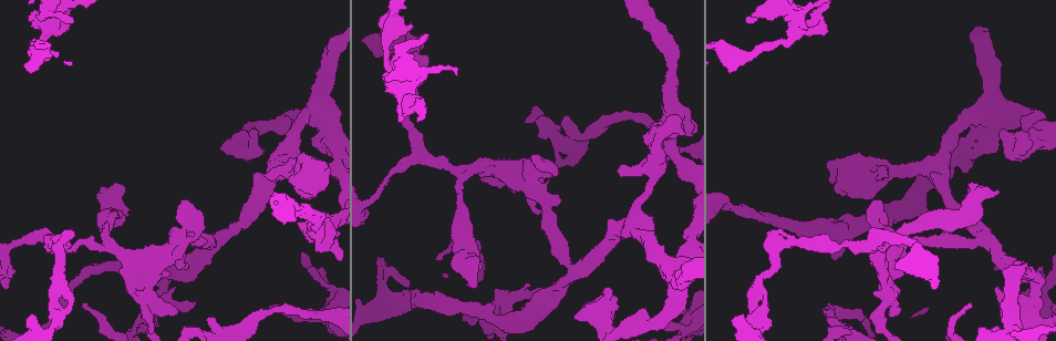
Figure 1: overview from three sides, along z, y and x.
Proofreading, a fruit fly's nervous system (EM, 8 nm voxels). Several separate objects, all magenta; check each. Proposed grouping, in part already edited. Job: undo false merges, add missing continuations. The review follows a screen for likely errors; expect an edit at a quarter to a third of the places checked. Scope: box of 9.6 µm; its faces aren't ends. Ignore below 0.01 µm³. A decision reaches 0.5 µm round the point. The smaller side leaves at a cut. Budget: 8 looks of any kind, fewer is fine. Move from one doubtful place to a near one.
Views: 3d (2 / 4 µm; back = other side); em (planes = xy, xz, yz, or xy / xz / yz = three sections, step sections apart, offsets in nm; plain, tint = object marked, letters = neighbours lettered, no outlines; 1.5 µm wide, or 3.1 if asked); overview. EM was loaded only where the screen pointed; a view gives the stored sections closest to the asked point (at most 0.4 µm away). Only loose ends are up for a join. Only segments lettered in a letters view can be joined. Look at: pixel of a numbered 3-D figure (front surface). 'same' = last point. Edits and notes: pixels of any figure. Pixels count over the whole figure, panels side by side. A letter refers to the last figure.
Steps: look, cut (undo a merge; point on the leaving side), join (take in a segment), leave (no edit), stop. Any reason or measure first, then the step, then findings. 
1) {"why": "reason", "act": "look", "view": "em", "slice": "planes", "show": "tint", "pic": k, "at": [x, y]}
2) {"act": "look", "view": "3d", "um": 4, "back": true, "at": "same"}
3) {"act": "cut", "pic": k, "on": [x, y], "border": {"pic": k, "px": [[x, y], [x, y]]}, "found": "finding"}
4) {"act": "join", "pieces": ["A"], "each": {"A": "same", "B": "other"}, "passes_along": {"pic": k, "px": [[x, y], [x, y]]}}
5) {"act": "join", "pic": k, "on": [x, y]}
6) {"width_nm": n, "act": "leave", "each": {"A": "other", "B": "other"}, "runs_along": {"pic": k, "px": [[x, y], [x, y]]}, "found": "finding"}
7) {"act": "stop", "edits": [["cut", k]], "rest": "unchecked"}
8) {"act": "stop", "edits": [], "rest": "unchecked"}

{"why": "branch stops here", "act": "look", "view": "3d", "um": 2, "back": true, "pic": 1, "at": [307, 269]}

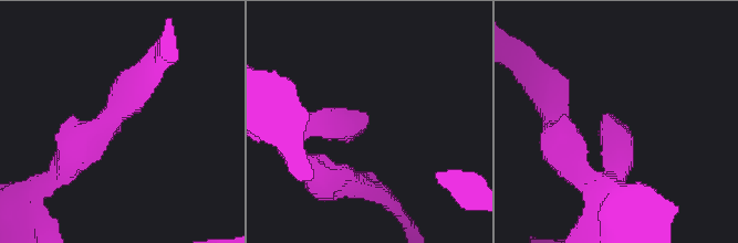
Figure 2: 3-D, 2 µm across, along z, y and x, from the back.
{"act": "look", "view": "em", "slice": "xy", "step": 4, "show": "letters", "pic": 2, "at": [363, 114]}

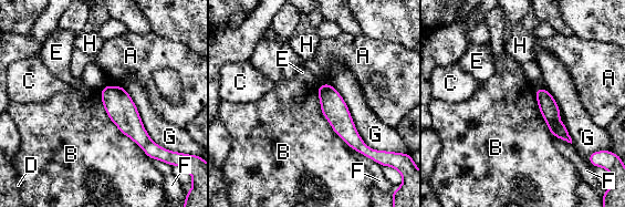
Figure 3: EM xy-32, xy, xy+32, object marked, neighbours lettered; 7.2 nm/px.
{"why": "another direction", "act": "look", "view": "em", "slice": "planes", "show": "letters", "at": "same"}

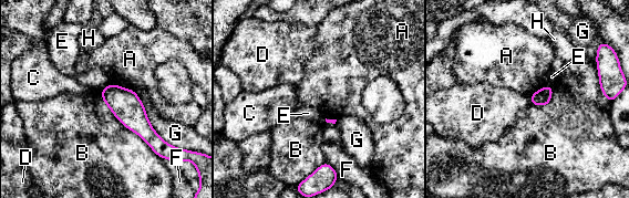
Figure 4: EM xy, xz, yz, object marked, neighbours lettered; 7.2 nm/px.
{"act": "leave", "each": {"A": "other", "B": "other", "C": "other", "D": "other", "E": "other", "F": "other", "G": "other", "H": "other"}, "border": {"pic": 4, "px": [[528, 96], [530, 103]]}, "found": "none of them fits"}

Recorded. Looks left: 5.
{"why": "an open end", "act": "look", "view": "em", "slice": "planes", "show": "plain", "pic": 1, "at": [995, 194]}

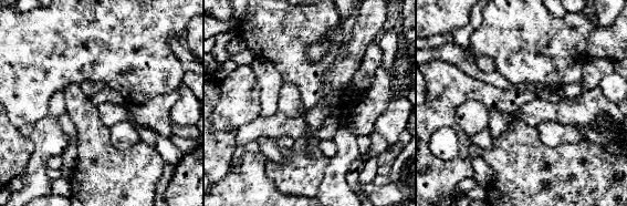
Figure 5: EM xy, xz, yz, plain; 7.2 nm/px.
{"why": "see the neighbours", "act": "look", "view": "em", "slice": "planes", "show": "letters", "at": "same"}

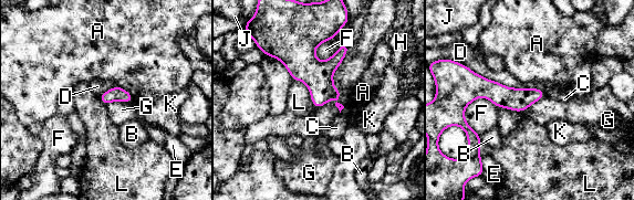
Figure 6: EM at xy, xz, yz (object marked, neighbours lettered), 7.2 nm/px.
{"longest_contact_nm": ["D", 650], "act": "leave", "each": {"A": "other", "B": "other", "C": "other", "D": "other", "E": "other", "F": "other", "G": "other", "H": "other", "J": "other", "K": "other", "L": "other"}, "border": {"pic": 6, "px": [[350, 45], [340, 96], [316, 109]]}, "found": "none of them fits"}

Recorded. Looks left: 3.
{"why": "an open end", "act": "look", "view": "3d", "um": 2, "pic": 1, "at": [747, 20]}

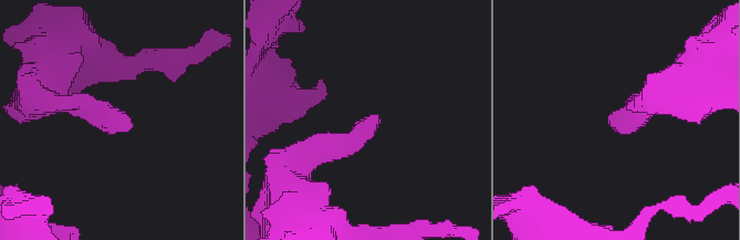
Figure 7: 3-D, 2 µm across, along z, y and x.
{"act": "look", "view": "em", "slice": "yz", "step": 4, "show": "letters", "pic": 7, "at": [378, 118]}

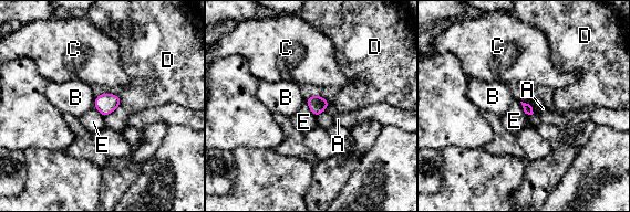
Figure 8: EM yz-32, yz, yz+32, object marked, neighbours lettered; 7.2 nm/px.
{"why": "another direction", "act": "look", "view": "em", "slice": "planes", "show": "letters", "at": "same"}

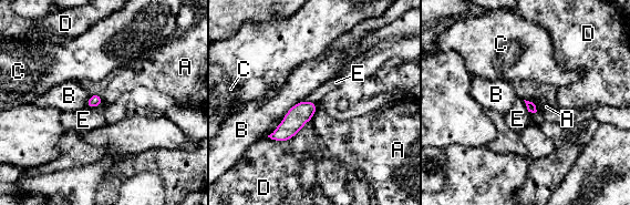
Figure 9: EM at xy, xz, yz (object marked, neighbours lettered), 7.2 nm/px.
{"longest_contact_nm": ["D", 280], "act": "leave", "each": {"A": "other", "B": "other", "C": "other", "D": "other", "E": "other"}, "border": {"pic": 9, "px": [[524, 99], [532, 102], [537, 111]]}, "found": "no lettered segment goes on from it"}

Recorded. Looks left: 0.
{"act": "stop", "edits": [], "rest": "unchecked"}

